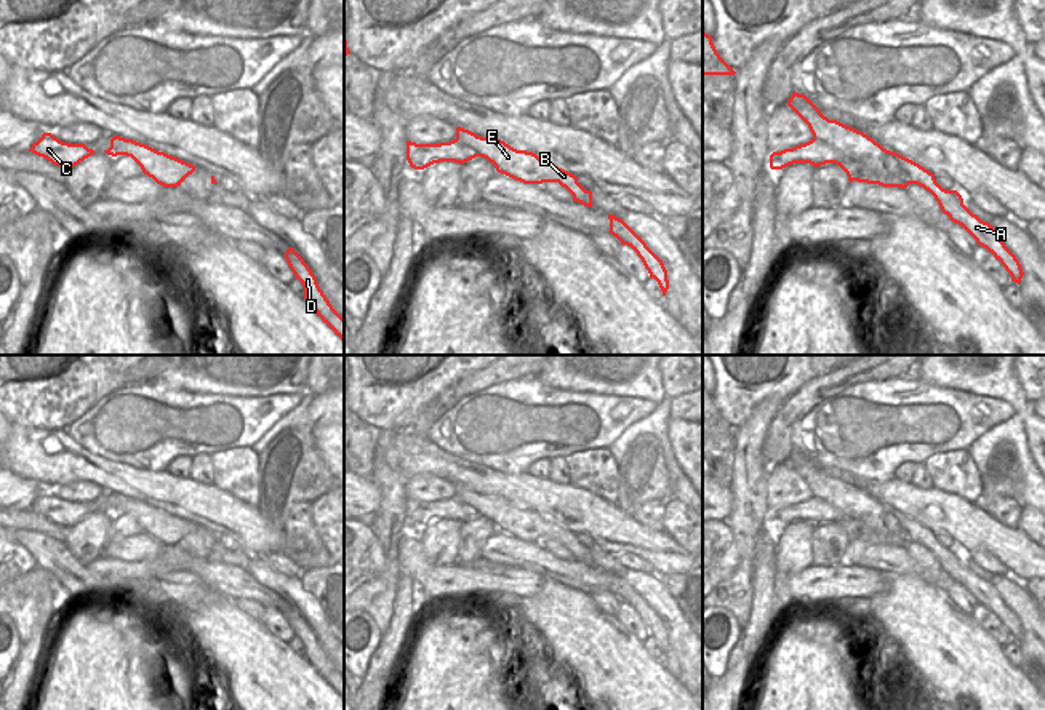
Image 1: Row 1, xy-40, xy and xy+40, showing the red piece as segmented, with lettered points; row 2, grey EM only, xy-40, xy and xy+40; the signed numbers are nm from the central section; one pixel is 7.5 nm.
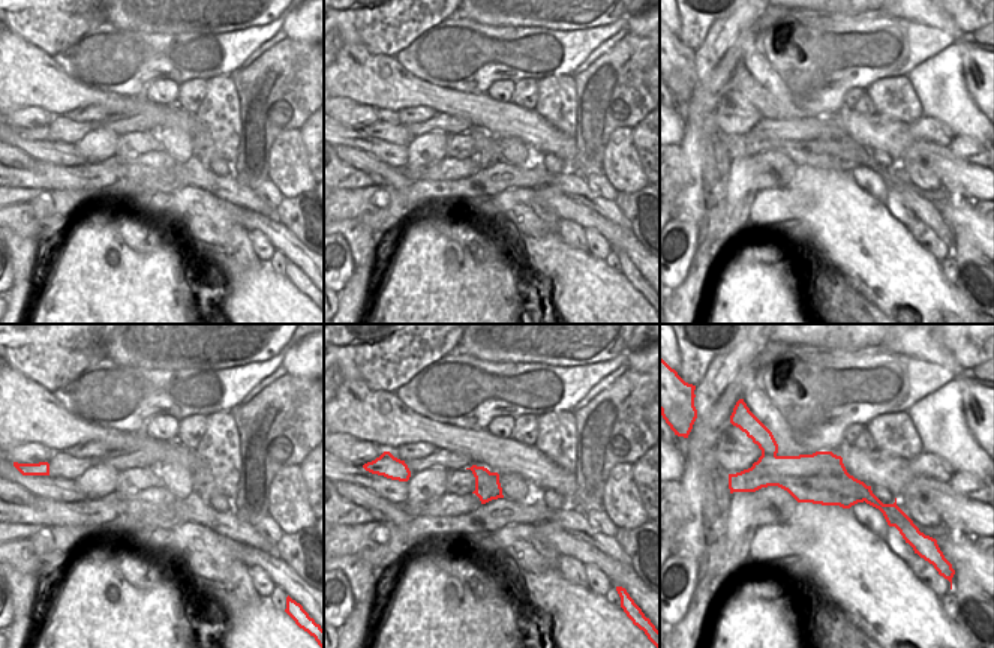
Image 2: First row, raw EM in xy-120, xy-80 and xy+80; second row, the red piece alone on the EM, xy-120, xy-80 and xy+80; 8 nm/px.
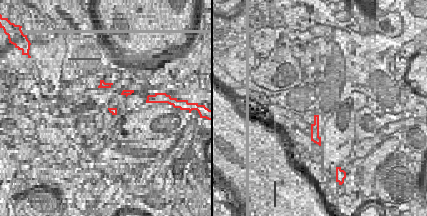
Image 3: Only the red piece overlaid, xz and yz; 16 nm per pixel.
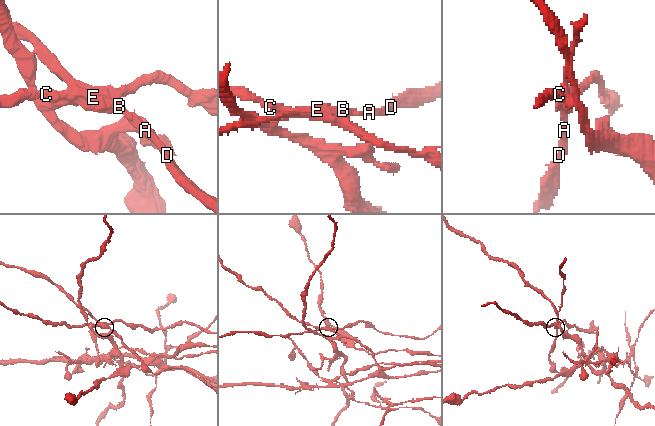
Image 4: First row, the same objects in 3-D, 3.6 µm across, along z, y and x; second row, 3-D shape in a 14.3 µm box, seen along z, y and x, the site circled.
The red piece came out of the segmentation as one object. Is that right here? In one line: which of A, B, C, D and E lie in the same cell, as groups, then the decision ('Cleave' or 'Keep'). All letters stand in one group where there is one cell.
Groups: A B D E / C. Cleave.

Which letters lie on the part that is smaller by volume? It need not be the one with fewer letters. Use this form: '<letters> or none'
A, B, D, E.

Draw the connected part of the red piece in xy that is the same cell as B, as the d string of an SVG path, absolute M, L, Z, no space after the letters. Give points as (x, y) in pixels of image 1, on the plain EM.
M456 486L456 496L477 515L486 517L496 529L523 542L559 540L571 553L573 560L592 566L592 550L586 548L578 536L533 510L517 509L501 497L482 496L475 491Z

